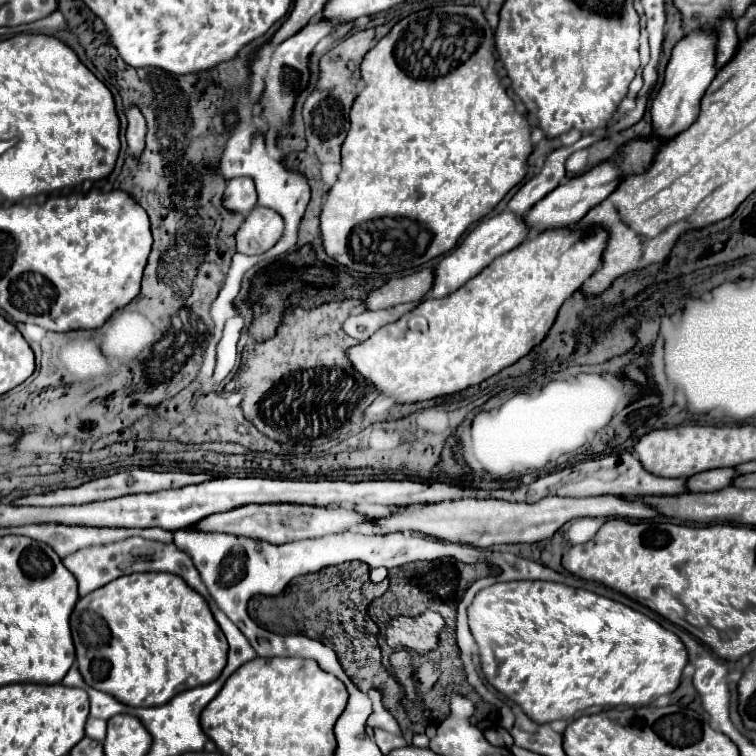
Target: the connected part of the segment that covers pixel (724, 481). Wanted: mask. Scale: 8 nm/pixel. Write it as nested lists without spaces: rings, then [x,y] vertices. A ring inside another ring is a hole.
[[[708,469],[698,475],[692,475],[686,479],[686,489],[692,493],[700,491],[718,491],[722,487],[730,485],[730,479],[734,479],[734,469]]]

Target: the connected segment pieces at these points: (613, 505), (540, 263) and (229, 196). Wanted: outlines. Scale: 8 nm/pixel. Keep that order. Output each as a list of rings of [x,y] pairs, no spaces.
[[[616,495],[604,497],[546,497],[538,503],[508,503],[498,499],[456,499],[442,501],[434,505],[424,505],[420,509],[394,509],[386,517],[376,517],[372,527],[380,527],[384,531],[400,531],[412,529],[426,535],[434,535],[438,539],[474,545],[474,547],[490,547],[496,543],[536,543],[542,539],[550,539],[564,523],[576,517],[630,517],[630,519],[650,519],[656,517],[654,509],[644,503],[630,503]]]
[[[590,229],[594,233],[546,231],[546,235],[530,237],[514,251],[498,257],[492,265],[480,271],[474,279],[464,283],[458,291],[444,299],[428,299],[402,319],[378,329],[366,341],[346,351],[352,367],[372,383],[380,397],[390,397],[394,403],[418,403],[434,397],[452,395],[466,387],[480,385],[488,377],[516,363],[530,353],[552,327],[560,305],[600,267],[606,233],[602,229]]]
[[[250,177],[230,179],[224,191],[224,207],[238,211],[238,213],[248,213],[254,205],[256,205],[254,179]]]

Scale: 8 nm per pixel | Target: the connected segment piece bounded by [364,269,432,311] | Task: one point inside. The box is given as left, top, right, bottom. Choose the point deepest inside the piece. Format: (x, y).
(411, 288)

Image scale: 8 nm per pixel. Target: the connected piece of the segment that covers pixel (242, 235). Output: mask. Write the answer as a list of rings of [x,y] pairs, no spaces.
[[[256,205],[236,231],[236,249],[244,255],[268,251],[282,235],[284,219],[266,207]]]

